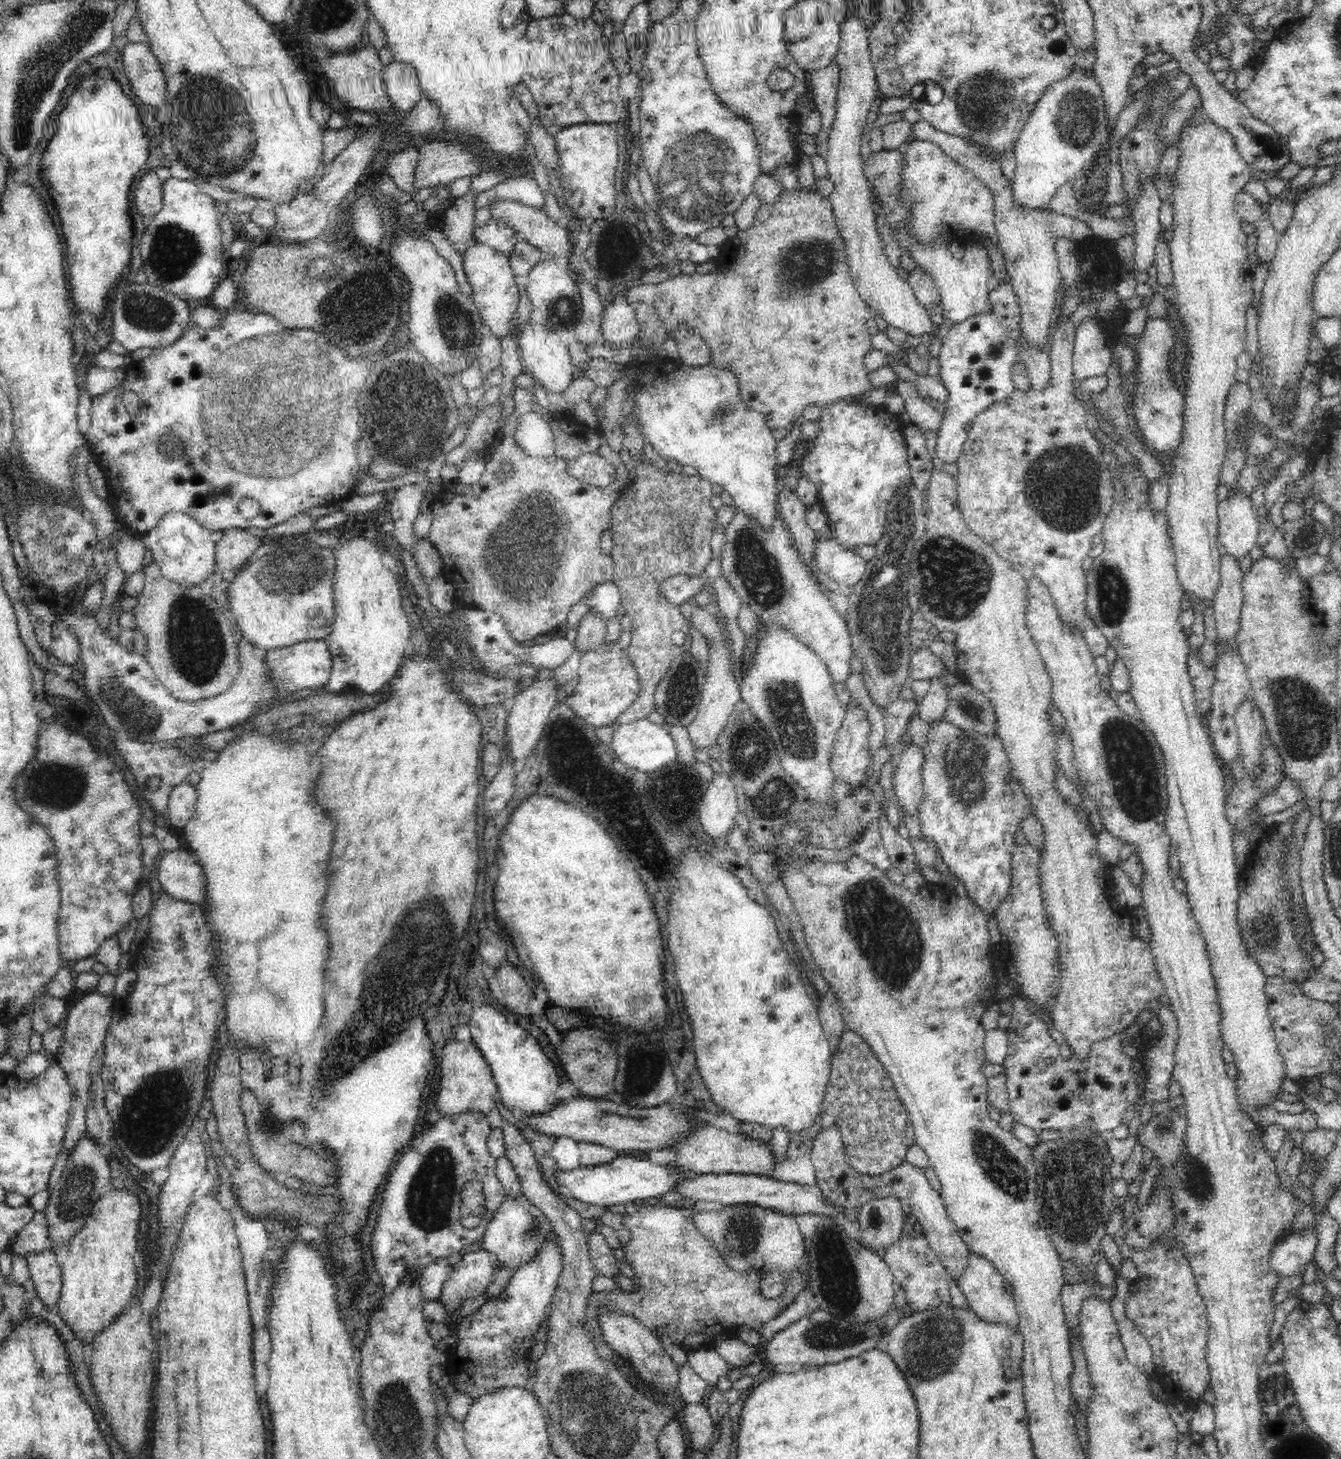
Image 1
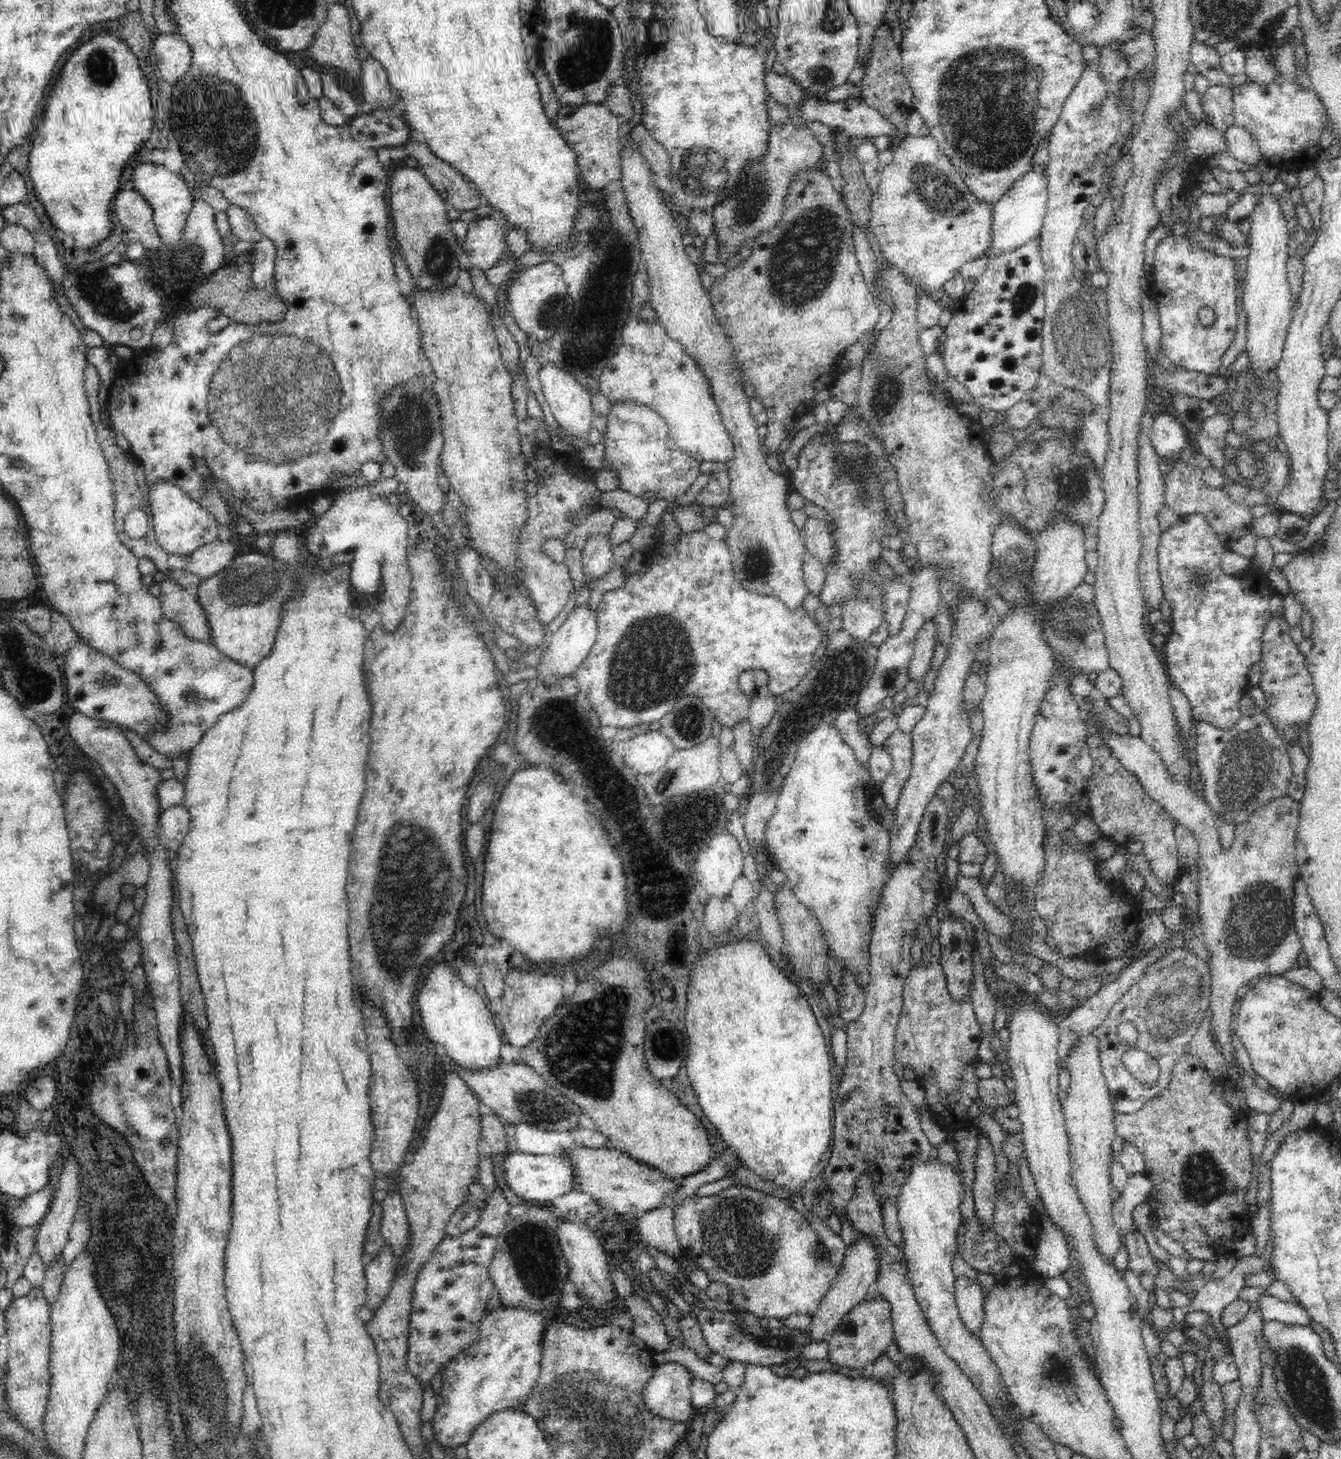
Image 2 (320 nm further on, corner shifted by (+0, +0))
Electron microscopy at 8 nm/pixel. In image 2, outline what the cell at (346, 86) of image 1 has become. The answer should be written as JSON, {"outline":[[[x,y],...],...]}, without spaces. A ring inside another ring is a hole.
{"outline":[[[333,1],[327,4],[323,25],[307,50],[318,64],[334,66],[358,78],[361,75],[361,61],[352,37],[348,8]]]}

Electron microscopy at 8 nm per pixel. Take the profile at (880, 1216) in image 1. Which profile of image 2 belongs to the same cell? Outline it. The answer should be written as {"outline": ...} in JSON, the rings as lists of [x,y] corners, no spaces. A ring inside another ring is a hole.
{"outline":[[[864,1235],[854,1245],[846,1248],[844,1263],[838,1270],[835,1282],[832,1284],[827,1296],[822,1300],[818,1310],[811,1316],[812,1321],[807,1328],[811,1342],[820,1342],[826,1338],[826,1334],[832,1334],[842,1318],[850,1312],[856,1304],[866,1299],[873,1292],[877,1282],[878,1251],[874,1247],[874,1236]]]}

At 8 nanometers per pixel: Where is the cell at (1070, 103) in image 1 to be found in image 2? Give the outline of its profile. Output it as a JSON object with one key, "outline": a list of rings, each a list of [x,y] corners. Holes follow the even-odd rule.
{"outline":[[[1030,168],[1026,174],[1019,175],[1018,180],[1010,186],[1010,190],[993,204],[993,244],[988,252],[984,253],[985,257],[992,259],[1006,252],[1010,254],[1019,246],[1040,236],[1049,199],[1049,178],[1046,180],[1046,173],[1047,171],[1042,174]]]}

